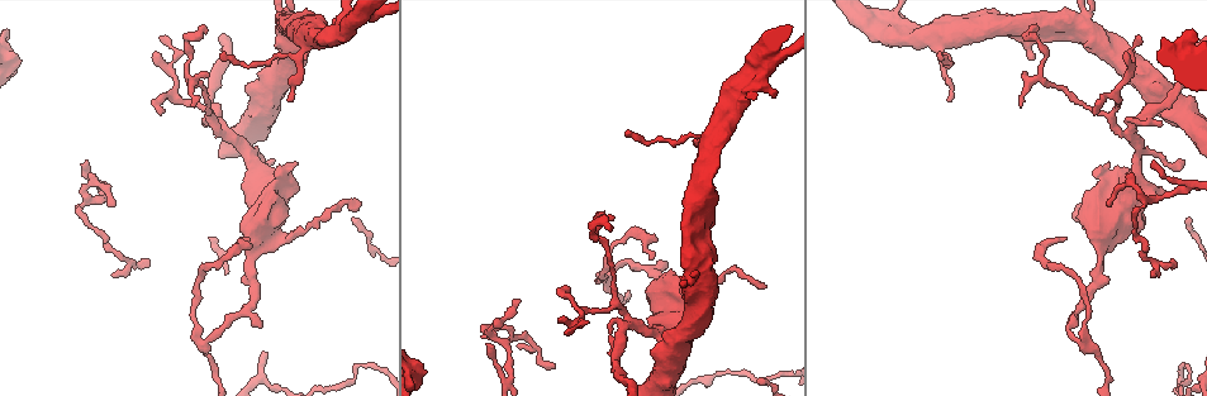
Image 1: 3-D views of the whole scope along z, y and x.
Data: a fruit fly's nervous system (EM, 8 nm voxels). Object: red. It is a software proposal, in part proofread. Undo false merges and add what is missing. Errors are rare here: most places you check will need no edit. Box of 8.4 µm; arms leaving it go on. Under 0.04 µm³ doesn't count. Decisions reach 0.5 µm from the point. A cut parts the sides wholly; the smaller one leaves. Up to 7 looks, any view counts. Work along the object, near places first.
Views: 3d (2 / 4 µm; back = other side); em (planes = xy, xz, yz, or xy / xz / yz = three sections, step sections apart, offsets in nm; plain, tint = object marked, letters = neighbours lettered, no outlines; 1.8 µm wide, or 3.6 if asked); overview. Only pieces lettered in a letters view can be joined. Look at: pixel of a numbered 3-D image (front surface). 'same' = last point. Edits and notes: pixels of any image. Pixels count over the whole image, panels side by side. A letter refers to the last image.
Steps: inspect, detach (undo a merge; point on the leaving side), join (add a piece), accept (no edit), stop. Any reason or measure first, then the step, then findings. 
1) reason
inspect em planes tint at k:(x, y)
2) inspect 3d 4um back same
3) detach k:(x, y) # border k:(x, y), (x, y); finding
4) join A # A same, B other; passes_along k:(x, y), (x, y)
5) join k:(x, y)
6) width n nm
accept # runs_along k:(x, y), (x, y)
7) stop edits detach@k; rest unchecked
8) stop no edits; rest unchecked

thin end
inspect 3d 4um at 1:(245, 239)

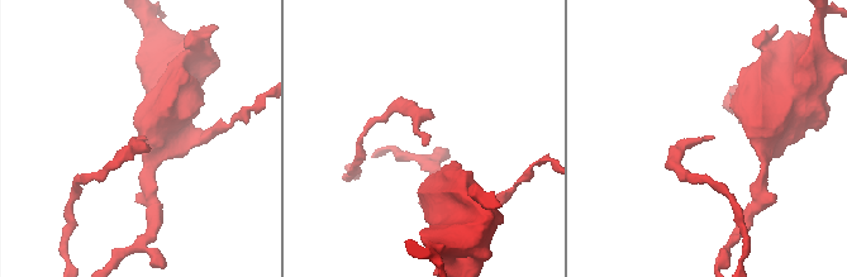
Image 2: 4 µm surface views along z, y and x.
inspect em planes letters at 2:(425, 142)

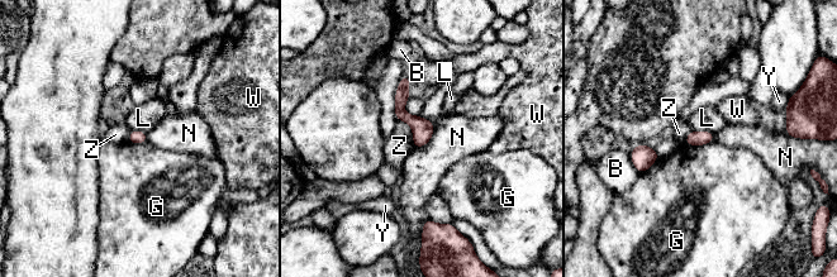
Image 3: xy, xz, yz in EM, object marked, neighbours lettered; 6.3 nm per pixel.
accept # B other, G other, L other, N other, W other, Y other, Z other; runs_along 3:(404, 79), (400, 110), (418, 144); none of them fits

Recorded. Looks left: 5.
three arms meet
inspect em xz step 8 tint at 1:(1131, 133)

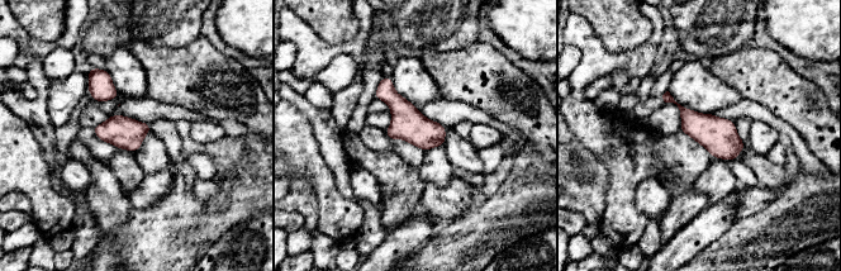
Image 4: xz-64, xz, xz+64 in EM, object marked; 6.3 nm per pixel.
inspect em xz step 8 letters same

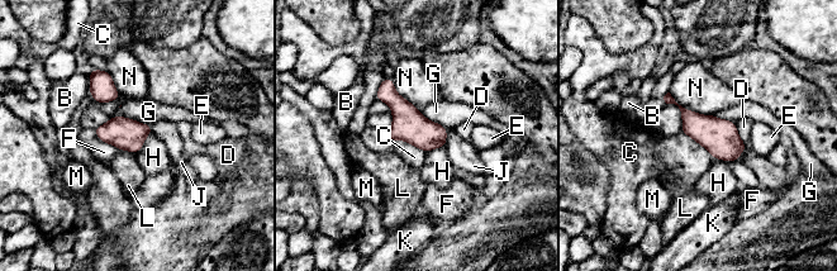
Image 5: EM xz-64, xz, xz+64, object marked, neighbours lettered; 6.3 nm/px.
accept # B other, C other, D other, E other, F other, G other, H other, J other, K other, L other, M other, N other; border 5:(391, 139), (407, 141), (424, 152); one cell here

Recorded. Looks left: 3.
calibre changes
inspect 3d 4um back at 1:(699, 278)

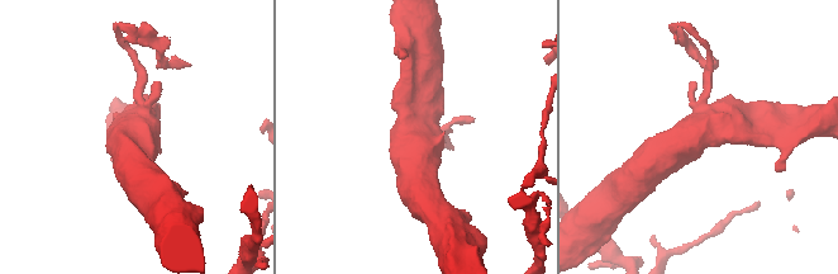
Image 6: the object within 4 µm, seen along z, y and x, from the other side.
need the tissue
inspect em 3.6um planes tint at 6:(701, 128)

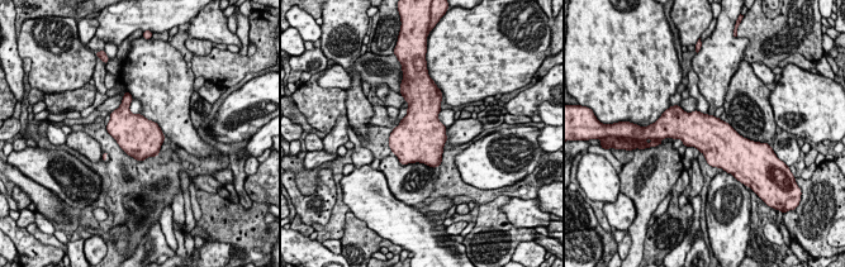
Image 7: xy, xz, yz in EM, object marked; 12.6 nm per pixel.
inspect em 3.6um planes letters same

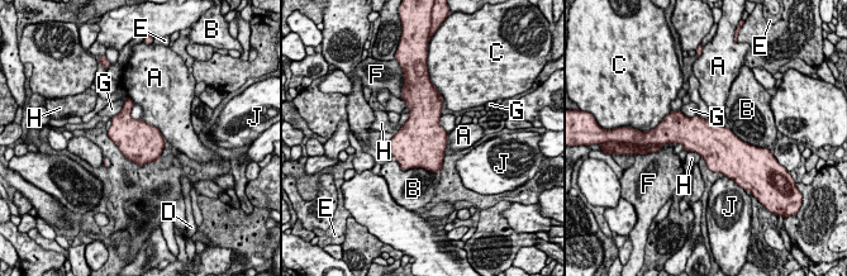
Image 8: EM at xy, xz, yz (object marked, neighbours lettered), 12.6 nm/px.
width 500 nm
accept # A other, B other, C other, D other, E other, F other, G other, H other, J other; border 8:(141, 119), (155, 125), (166, 141); one cell here

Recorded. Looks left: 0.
stop no edits; rest unchecked

